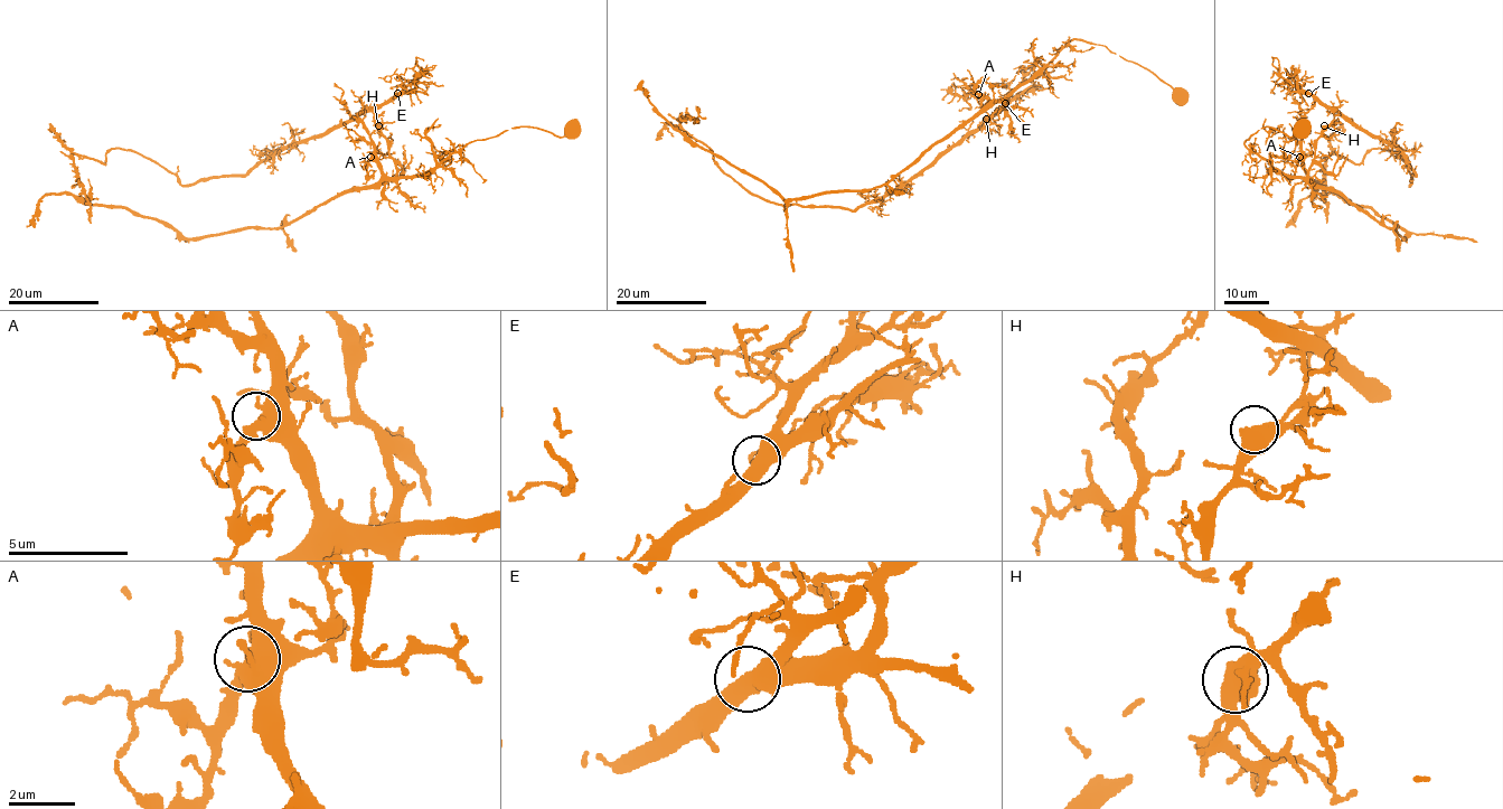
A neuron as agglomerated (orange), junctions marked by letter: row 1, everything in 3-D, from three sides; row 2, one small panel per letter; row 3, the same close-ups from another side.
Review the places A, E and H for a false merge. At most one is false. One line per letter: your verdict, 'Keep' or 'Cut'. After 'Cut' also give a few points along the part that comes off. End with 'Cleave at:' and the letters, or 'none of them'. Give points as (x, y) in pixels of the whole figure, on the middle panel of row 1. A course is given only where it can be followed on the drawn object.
A: Keep
E: Keep
H: Cut. Course of the part to remove: (986, 120), (903, 182), (844, 209), (783, 206), (743, 189), (682, 128), (684, 120), (696, 118), (695, 109)
Cleave at: H

